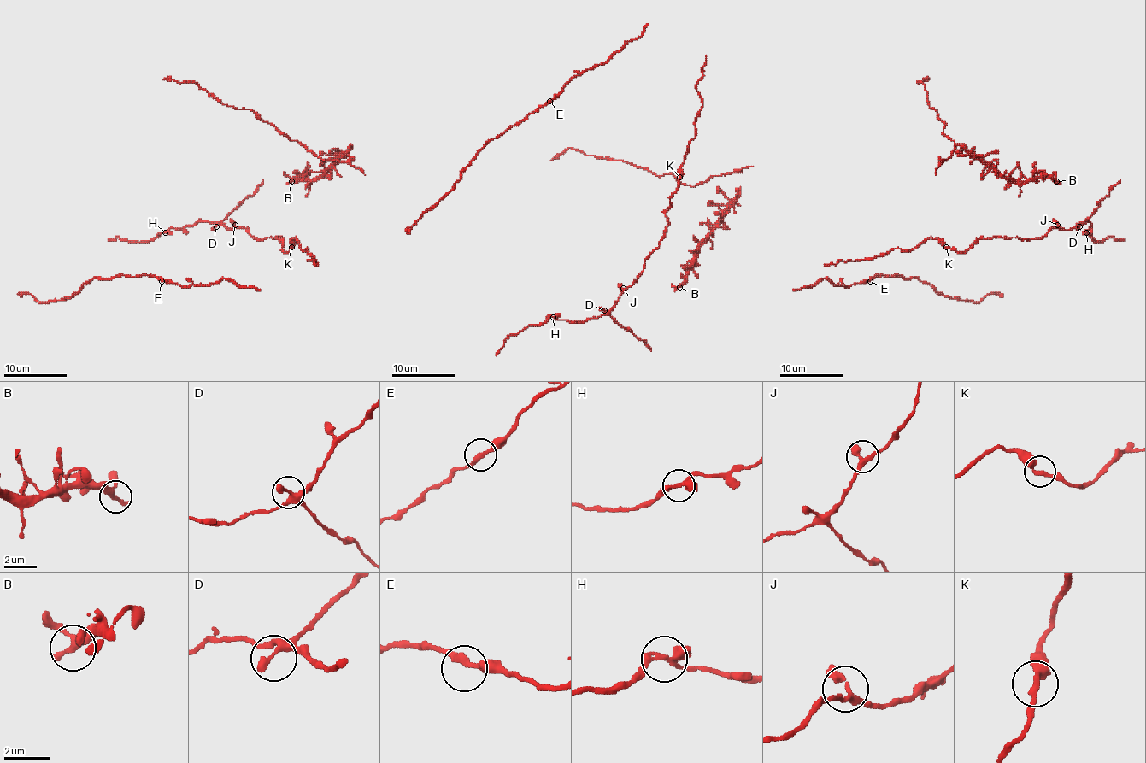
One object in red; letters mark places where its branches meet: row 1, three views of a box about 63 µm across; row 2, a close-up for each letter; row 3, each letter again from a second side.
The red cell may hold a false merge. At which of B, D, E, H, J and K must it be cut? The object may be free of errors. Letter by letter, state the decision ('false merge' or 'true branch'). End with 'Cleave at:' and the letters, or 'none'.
B: true branch
D: true branch
E: true branch
H: true branch
J: true branch
K: true branch
Cleave at: none

